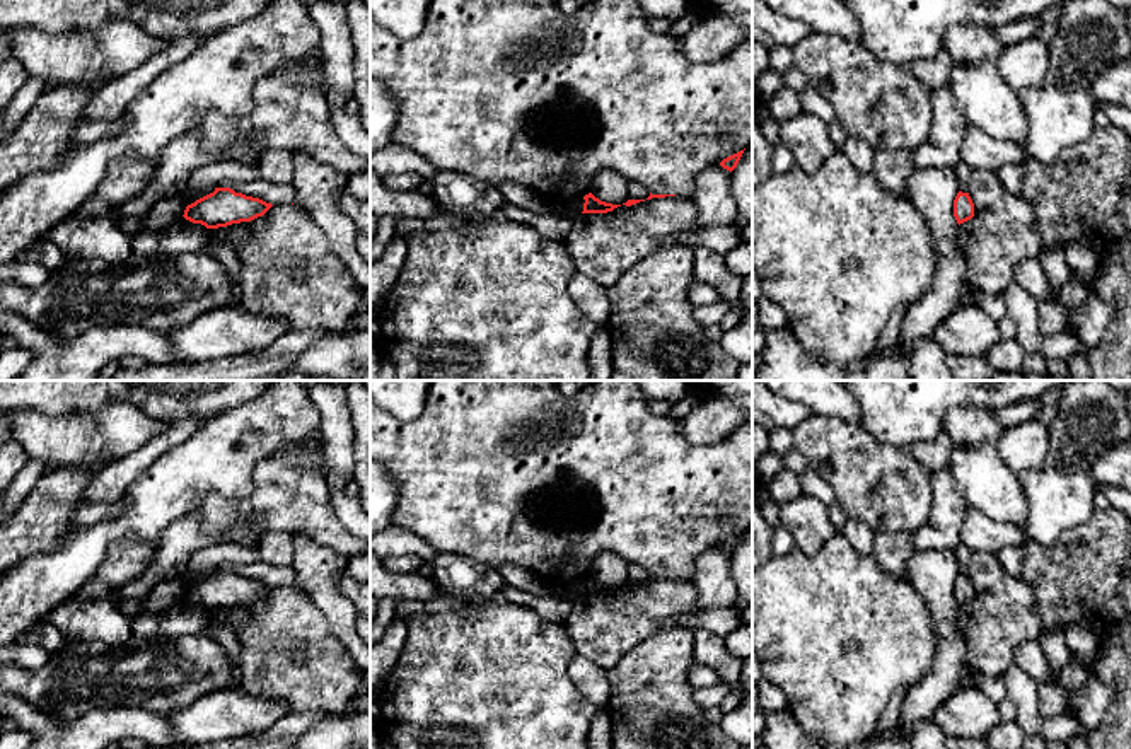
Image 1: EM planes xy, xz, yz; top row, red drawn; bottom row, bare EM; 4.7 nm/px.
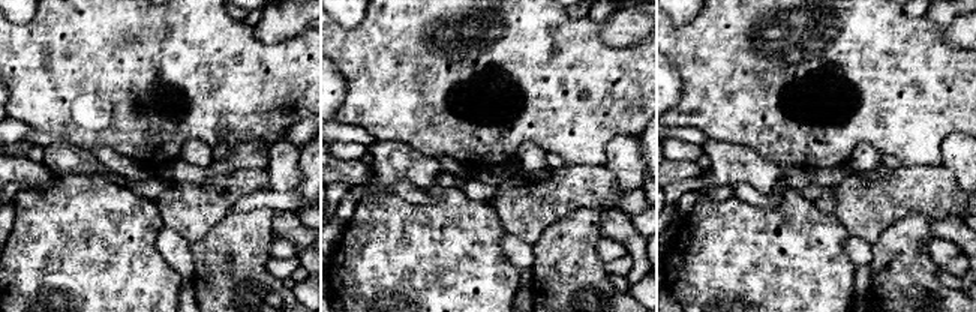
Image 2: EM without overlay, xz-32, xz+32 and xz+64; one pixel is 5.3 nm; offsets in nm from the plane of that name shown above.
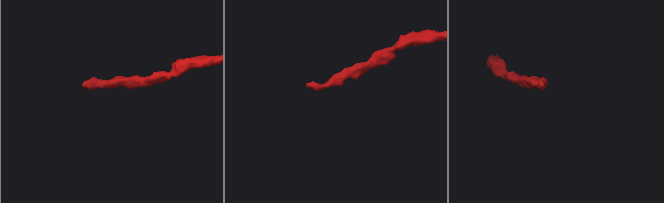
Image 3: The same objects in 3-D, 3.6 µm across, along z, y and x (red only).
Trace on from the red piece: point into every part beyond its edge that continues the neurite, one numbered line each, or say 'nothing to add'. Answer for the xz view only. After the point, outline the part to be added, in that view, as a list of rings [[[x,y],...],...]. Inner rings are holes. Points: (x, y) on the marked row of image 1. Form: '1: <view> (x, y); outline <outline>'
nothing to add

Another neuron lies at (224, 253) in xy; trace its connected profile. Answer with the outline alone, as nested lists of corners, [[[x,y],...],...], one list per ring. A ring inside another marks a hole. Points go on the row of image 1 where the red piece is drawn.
[[[220,246],[215,253],[215,259],[218,259],[225,268],[230,278],[232,288],[237,293],[237,256],[232,253],[229,246]]]

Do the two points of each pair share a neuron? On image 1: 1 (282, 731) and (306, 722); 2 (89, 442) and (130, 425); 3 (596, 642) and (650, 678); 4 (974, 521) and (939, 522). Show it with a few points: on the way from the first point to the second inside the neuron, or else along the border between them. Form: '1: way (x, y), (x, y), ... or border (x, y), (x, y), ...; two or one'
1: way (287, 731), (301, 722); one
2: way (99, 437), (120, 429); one
3: border (652, 633), (638, 640), (608, 671); two
4: border (969, 509), (961, 541); two

